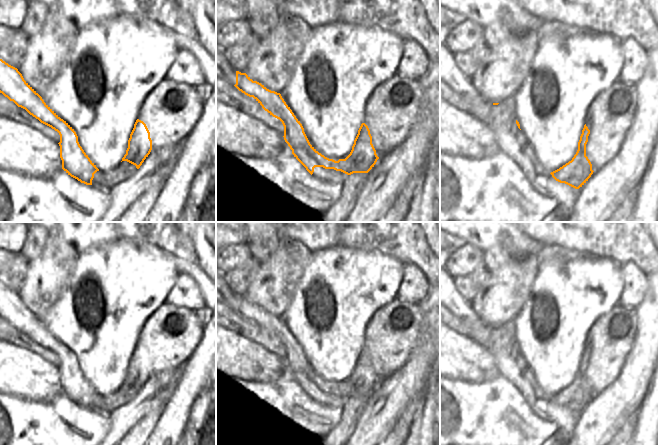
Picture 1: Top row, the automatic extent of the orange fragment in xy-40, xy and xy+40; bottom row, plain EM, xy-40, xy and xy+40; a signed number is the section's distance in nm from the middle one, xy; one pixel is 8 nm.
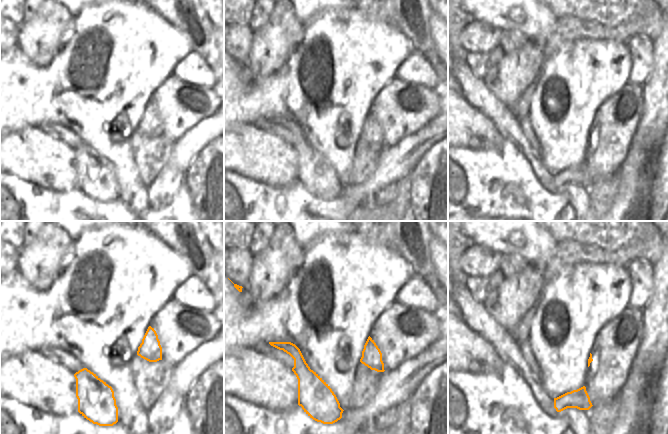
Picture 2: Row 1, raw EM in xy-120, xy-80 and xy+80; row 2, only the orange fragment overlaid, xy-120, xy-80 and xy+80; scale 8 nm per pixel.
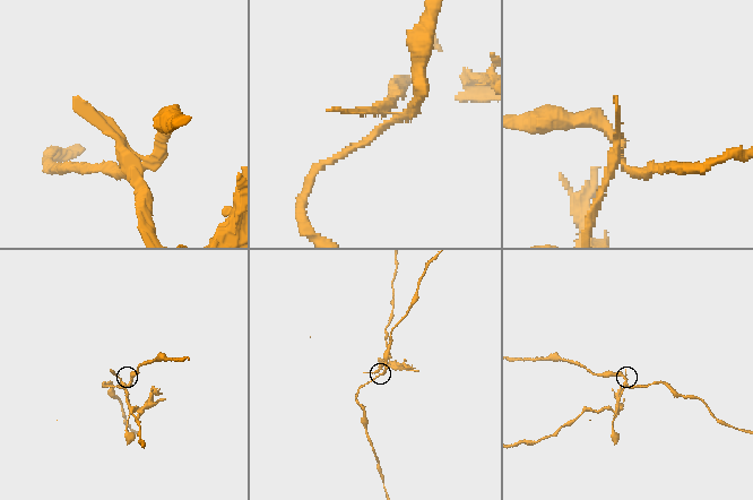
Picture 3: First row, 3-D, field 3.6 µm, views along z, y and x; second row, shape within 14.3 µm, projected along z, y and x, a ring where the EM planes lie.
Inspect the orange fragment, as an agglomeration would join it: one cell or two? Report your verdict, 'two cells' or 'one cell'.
two cells

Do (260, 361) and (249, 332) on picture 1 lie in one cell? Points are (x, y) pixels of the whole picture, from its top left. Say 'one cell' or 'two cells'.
two cells

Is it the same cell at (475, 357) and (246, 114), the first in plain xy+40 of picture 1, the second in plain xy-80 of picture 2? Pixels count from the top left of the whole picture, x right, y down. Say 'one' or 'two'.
two

